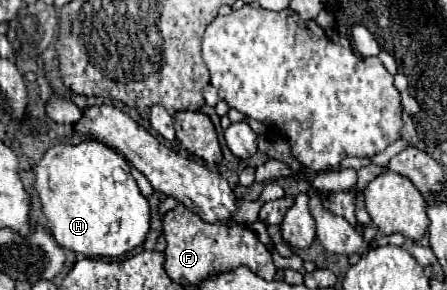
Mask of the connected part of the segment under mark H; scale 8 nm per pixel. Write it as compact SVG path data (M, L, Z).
M83 140L79 144L55 144L45 152L33 170L35 192L43 204L43 214L47 216L49 230L59 246L87 258L119 258L145 240L151 214L149 202L139 192L139 186L133 180L125 158L113 148L97 140Z

